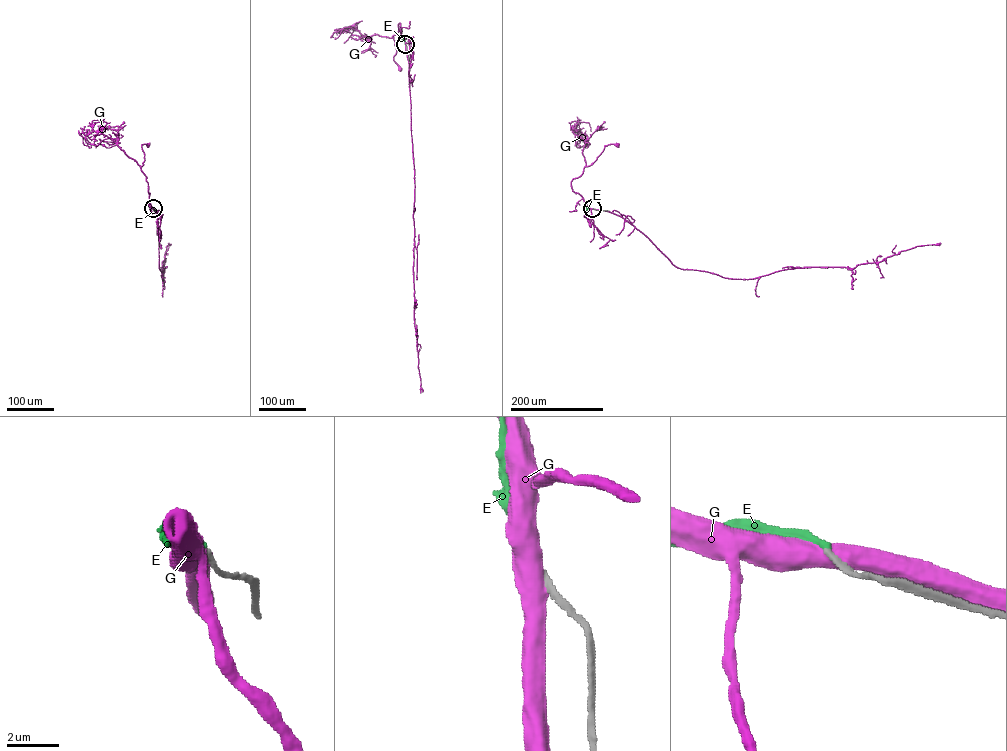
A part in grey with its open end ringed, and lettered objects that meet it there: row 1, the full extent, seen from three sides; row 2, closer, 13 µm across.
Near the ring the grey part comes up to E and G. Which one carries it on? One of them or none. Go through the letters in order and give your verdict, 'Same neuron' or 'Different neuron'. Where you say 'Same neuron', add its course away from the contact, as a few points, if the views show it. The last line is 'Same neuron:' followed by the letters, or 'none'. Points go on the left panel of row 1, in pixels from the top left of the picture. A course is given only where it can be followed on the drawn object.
E: Same neuron
G: Different neuron
Same neuron: E

